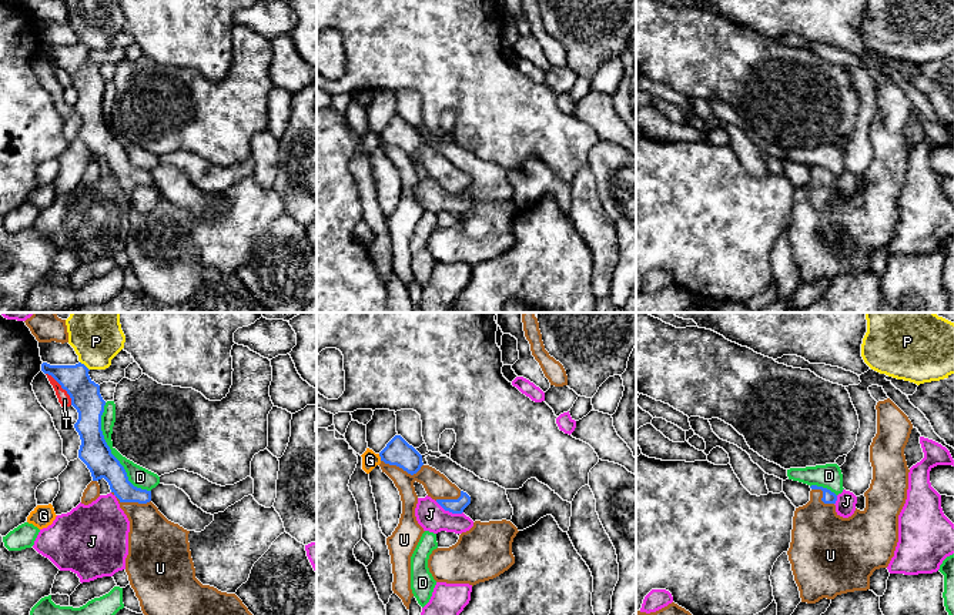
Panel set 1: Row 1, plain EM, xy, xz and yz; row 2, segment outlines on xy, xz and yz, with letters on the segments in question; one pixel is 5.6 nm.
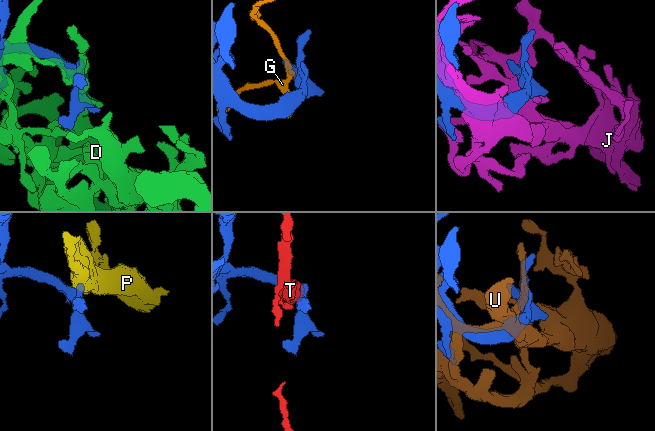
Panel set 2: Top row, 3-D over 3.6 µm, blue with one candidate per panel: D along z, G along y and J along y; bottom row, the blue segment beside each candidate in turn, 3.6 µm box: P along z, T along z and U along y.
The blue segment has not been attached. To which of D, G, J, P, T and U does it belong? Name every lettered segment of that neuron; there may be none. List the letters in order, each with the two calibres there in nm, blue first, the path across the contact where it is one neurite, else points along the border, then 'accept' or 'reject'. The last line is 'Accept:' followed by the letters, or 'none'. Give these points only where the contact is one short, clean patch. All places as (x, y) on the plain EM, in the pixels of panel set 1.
D: 170 nm thick on the blue side, 120 nm on the other; reject
G: 150 nm thick on the blue side, 100 nm on the other; border along xz (378, 134), (381, 140); reject
J: 80 nm thick on the blue side, 160 nm on the other; reject
P: 170 nm thick on the blue side, 260 nm on the other; border along xy (80, 42), (89, 50); reject
T: 170 nm thick on the blue side, 70 nm on the other; reject
U: 150 nm thick on the blue side, 140 nm on the other; accept
Accept: U

